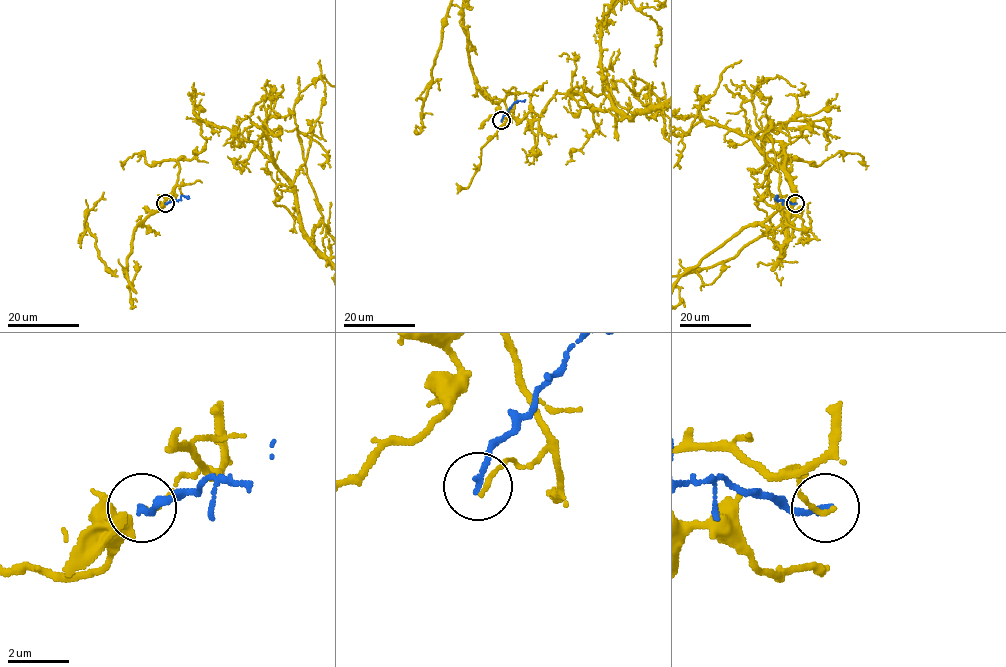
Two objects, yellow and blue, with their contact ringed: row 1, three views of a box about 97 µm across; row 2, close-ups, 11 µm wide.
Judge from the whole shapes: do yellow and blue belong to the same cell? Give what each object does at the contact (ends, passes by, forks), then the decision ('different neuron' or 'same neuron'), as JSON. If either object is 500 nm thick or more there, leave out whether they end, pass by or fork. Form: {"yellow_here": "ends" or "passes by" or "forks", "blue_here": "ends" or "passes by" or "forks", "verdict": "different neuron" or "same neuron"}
{"yellow_here": "ends", "blue_here": "ends", "verdict": "same neuron"}

